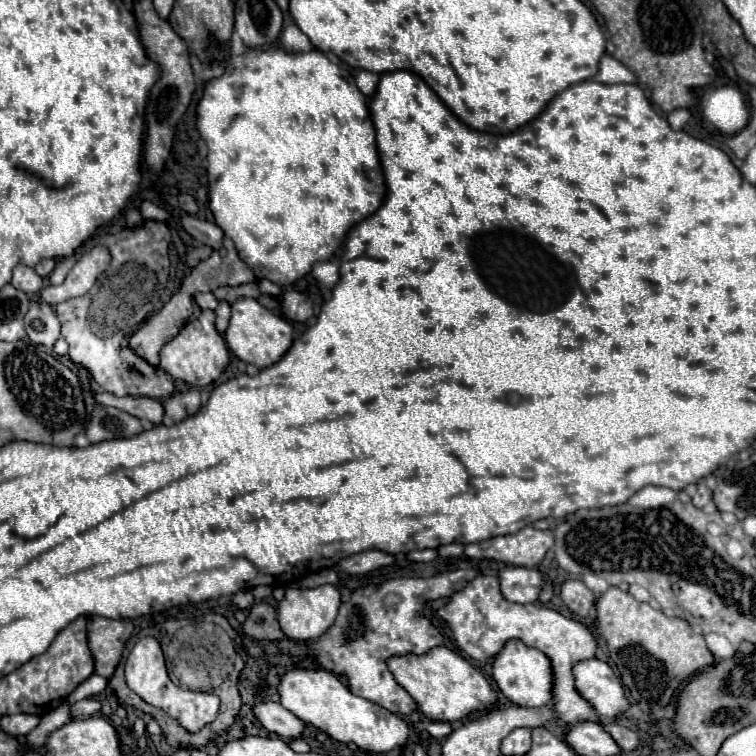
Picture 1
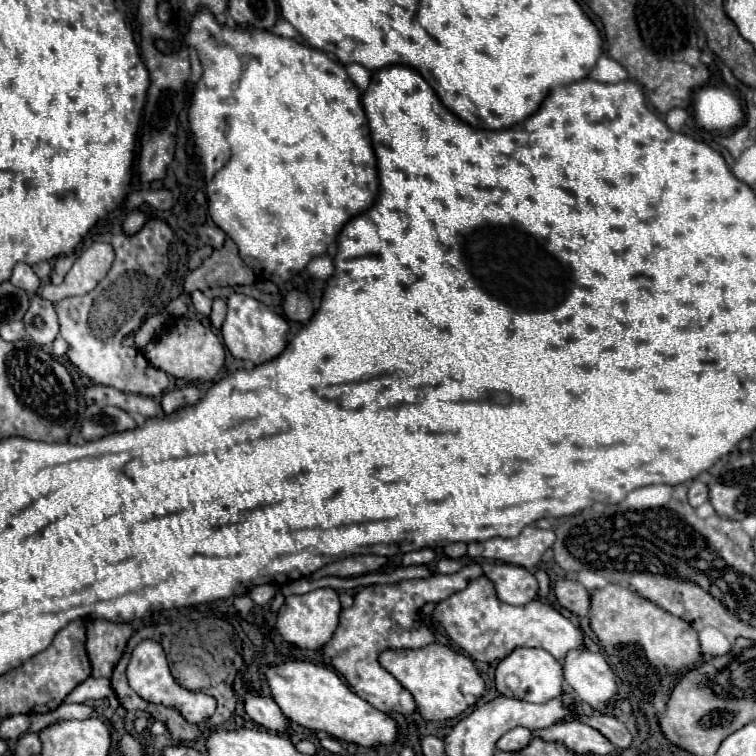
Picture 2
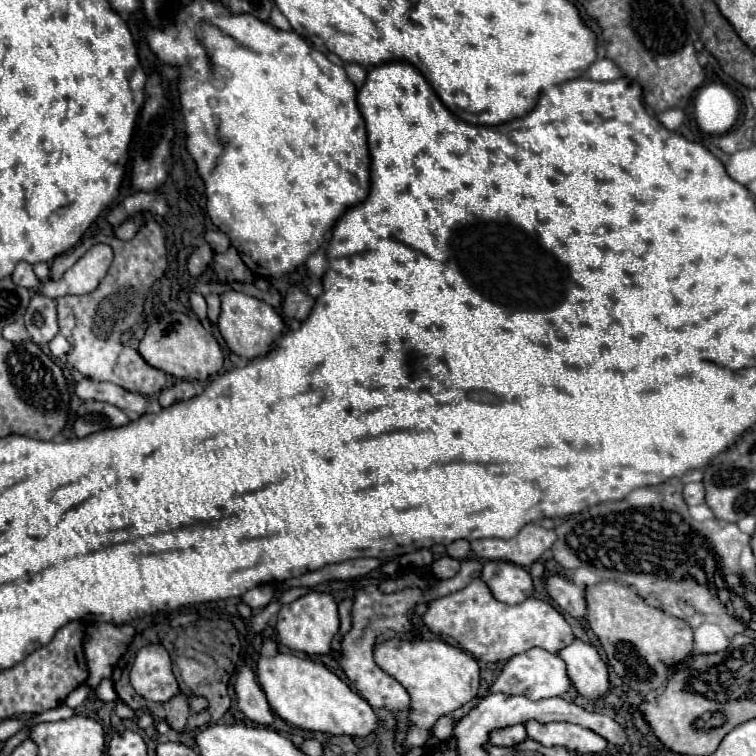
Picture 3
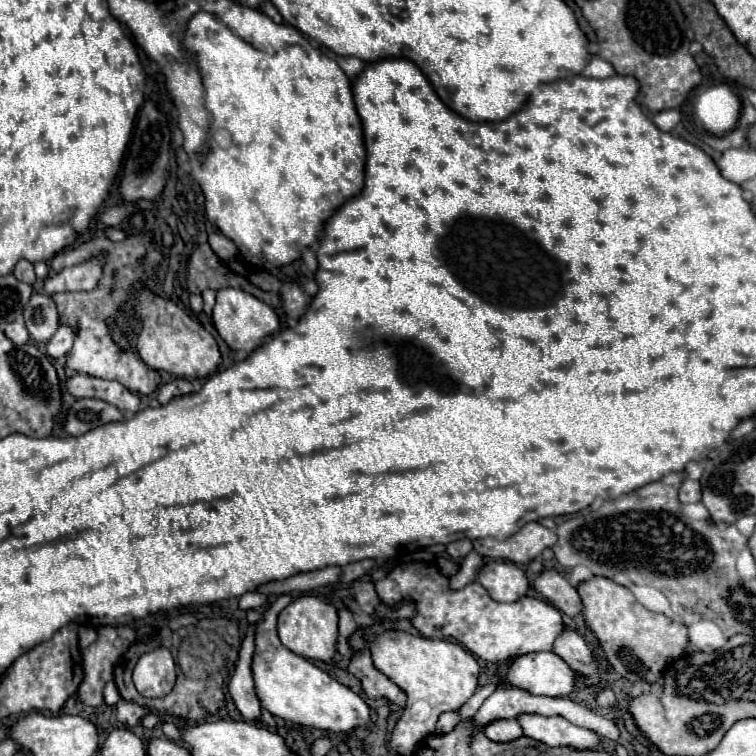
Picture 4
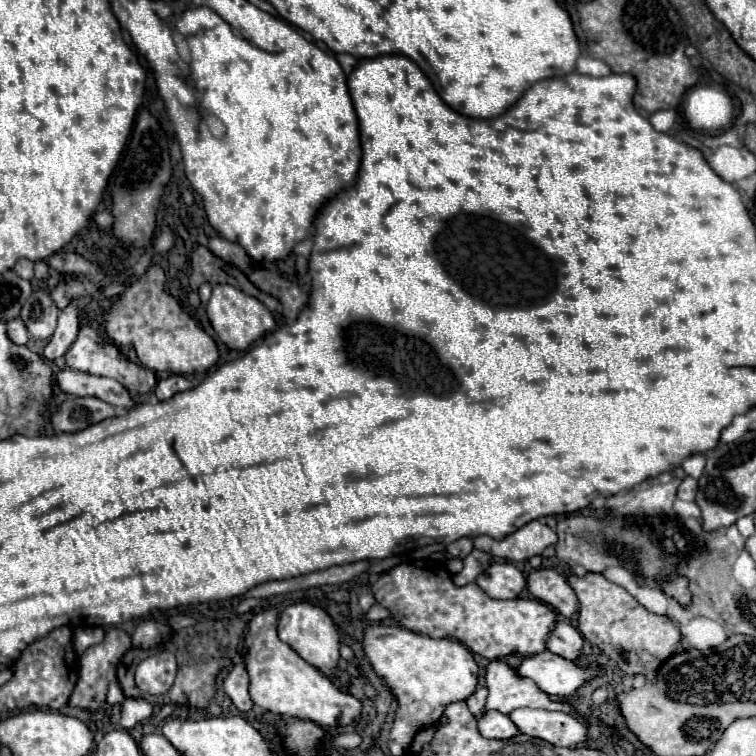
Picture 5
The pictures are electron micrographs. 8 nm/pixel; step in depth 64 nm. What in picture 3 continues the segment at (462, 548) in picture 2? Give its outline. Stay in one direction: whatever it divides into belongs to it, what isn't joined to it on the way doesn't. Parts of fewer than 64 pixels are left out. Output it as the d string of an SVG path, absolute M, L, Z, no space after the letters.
M458 540L458 542L452 542L446 546L446 552L448 556L456 558L456 560L464 560L470 556L470 542L468 540Z

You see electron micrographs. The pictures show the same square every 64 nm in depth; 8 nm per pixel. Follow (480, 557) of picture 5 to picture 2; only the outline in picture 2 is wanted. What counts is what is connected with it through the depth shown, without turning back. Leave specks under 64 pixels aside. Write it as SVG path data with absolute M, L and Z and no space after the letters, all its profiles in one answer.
M472 562L450 576L434 574L426 580L404 580L388 586L362 588L362 592L354 596L354 606L342 610L338 630L322 650L326 662L332 664L346 678L350 688L376 710L398 712L404 716L412 714L416 710L412 694L380 666L378 654L386 648L422 648L434 642L434 634L420 622L418 610L428 600L442 600L458 592L458 588L464 590L468 582L478 576L482 576L482 568L478 562Z

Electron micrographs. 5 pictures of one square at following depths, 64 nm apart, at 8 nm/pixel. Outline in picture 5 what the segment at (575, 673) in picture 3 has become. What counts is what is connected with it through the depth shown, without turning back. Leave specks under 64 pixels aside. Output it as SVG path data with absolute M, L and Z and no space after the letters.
M556 620L548 640L546 640L546 648L562 658L568 658L568 660L576 660L580 650L582 650L582 636L576 628L572 628L568 622L562 622L562 620Z

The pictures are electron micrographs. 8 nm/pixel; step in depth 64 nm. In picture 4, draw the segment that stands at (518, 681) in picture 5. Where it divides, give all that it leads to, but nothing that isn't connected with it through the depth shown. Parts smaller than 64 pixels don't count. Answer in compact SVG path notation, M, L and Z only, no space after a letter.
M500 678L498 682L500 682L498 688L486 698L486 702L482 704L482 708L480 708L478 714L474 716L474 722L476 722L478 728L484 728L486 724L490 724L492 720L498 720L498 718L518 718L522 712L538 712L538 714L544 714L544 716L560 714L560 716L568 718L572 724L582 726L582 728L588 728L588 730L594 730L596 734L606 736L606 738L610 738L610 740L614 740L614 742L616 742L618 736L620 736L620 730L618 730L618 726L616 726L614 720L608 720L608 718L604 718L604 716L600 716L600 714L594 714L594 712L586 710L584 706L580 706L580 704L568 700L568 698L534 696L534 694L530 694L528 690L522 690L522 688L516 688L516 686L508 684L508 682L504 682L502 678Z

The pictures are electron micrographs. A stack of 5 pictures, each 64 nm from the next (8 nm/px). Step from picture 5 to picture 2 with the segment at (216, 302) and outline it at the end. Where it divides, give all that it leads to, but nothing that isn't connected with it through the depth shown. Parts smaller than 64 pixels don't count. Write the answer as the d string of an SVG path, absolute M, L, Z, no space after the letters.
M230 294L226 298L226 306L228 310L222 324L222 338L234 358L262 364L270 358L276 358L284 350L288 338L288 322L276 312L272 312L264 302L258 302L256 298L250 298L246 294Z

